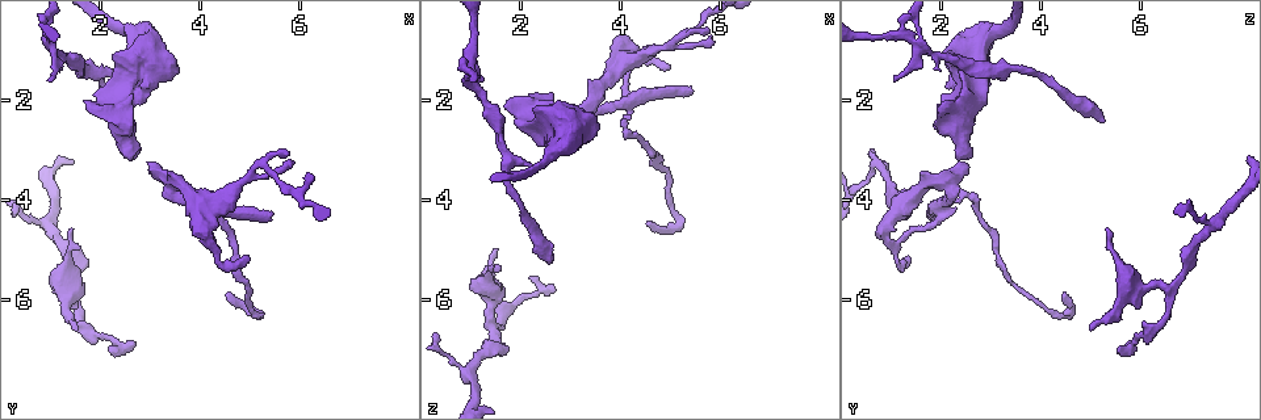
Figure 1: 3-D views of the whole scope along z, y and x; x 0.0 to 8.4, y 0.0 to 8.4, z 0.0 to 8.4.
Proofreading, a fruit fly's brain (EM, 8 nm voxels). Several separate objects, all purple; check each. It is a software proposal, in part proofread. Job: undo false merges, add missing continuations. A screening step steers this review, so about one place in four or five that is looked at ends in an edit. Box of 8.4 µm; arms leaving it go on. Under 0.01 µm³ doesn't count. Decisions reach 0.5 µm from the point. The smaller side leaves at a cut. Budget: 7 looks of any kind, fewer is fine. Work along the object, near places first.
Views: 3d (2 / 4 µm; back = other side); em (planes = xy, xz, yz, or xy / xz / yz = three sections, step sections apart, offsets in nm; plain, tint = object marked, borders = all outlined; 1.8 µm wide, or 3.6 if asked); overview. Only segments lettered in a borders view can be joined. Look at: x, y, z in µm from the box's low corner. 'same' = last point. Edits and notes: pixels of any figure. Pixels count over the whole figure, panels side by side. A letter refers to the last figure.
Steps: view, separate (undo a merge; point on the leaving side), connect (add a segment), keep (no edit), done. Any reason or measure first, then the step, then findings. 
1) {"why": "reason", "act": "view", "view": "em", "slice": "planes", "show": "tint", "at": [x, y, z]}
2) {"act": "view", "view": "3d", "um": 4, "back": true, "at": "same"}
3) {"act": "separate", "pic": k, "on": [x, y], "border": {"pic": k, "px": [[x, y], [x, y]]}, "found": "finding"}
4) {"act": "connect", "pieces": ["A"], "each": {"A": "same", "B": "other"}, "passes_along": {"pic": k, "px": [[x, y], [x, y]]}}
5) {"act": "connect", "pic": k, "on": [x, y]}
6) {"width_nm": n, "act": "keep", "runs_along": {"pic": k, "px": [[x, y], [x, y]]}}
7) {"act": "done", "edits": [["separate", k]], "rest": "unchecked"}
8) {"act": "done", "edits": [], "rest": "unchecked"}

{"why": "thin neck", "act": "view", "view": "3d", "um": 4, "at": [0.95, 4.50, 7.50]}

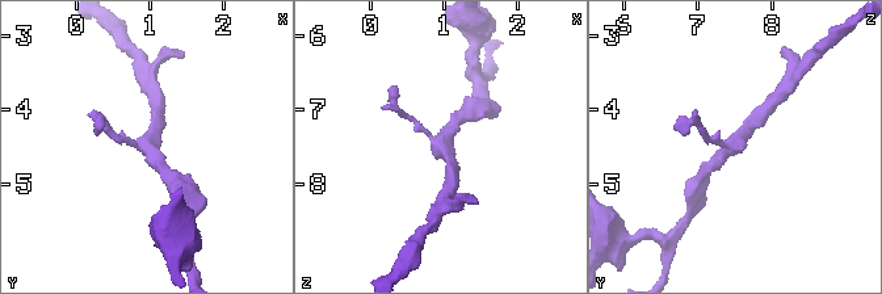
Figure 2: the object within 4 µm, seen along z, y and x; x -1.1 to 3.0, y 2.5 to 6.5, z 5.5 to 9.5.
{"act": "view", "view": "em", "slice": "planes", "show": "borders", "at": [0.95, 4.45, 7.45]}

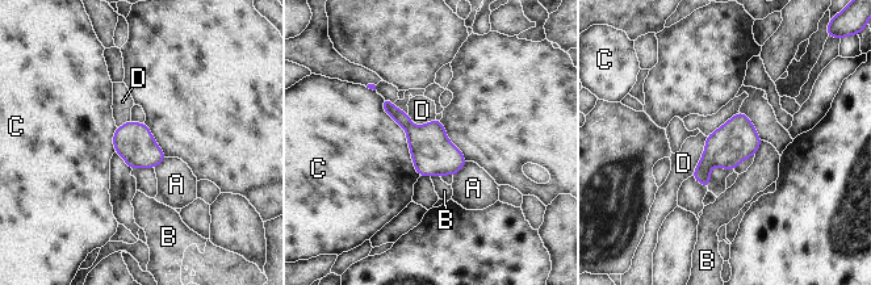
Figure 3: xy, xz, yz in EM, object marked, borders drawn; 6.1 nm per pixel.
{"width_nm": 240, "act": "keep", "each": {"A": "other", "B": "other", "C": "other", "D": "other"}, "border": {"pic": 3, "px": [[707, 137], [704, 151], [691, 175]]}, "found": "one neuron here"}

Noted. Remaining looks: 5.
{"why": "abrupt turn", "act": "view", "view": "3d", "um": 4, "at": [5.20, 6.30, 4.50]}

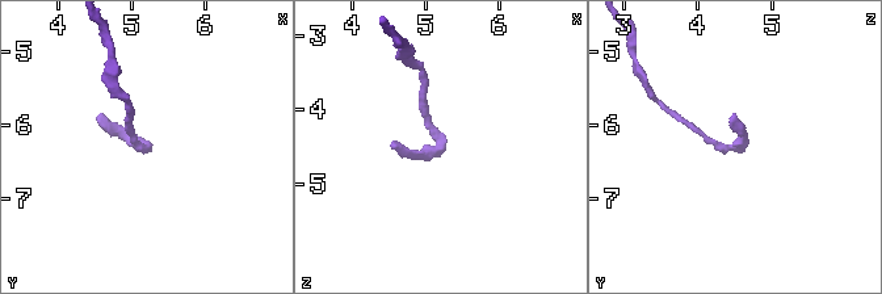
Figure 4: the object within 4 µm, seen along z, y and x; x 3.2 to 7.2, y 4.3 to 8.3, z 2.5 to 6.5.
{"act": "view", "view": "em", "slice": "yz", "step": 4, "show": "tint", "at": [5.15, 6.30, 4.50]}

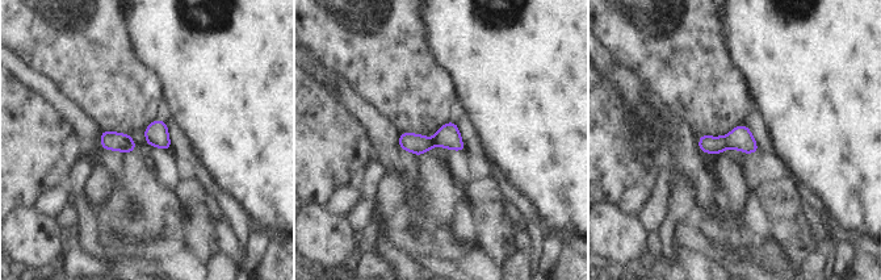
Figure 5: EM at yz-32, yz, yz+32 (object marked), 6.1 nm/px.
{"act": "view", "view": "em", "slice": "planes", "show": "borders", "at": "same"}

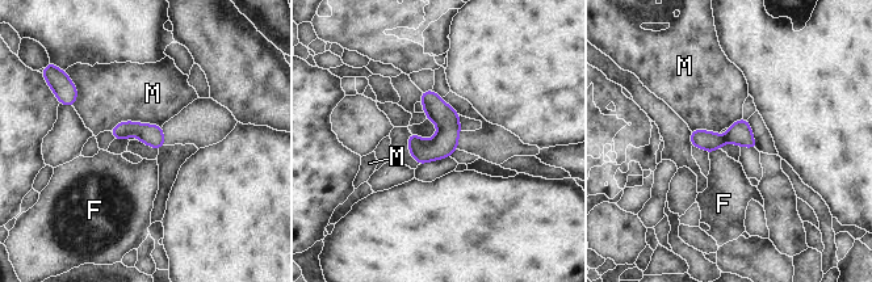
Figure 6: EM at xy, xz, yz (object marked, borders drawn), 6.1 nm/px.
{"longest_contact_nm": ["M", 320], "act": "keep", "each": {"F": "other", "M": "other"}, "runs_along": {"pic": 6, "px": [[428, 93], [443, 138], [420, 160]]}, "found": "continuous, no second neuron"}

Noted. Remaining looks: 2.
{"why": "stops while still wide", "act": "view", "view": "em", "slice": "xz", "step": 8, "show": "tint", "at": [2.70, 3.20, 2.55]}

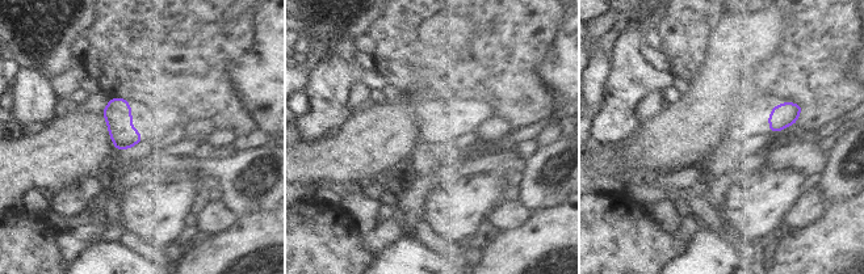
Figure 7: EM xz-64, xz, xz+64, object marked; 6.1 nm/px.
{"act": "view", "view": "em", "slice": "planes", "show": "borders", "at": "same"}

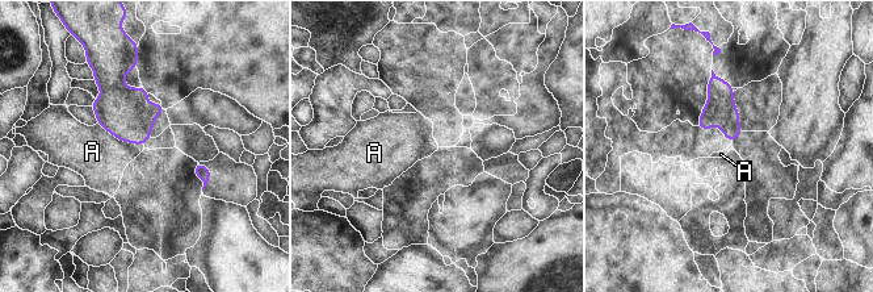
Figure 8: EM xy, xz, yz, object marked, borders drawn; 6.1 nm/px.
{"act": "keep", "each": {"A": "other"}, "found": "none of them fits"}

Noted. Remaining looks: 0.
{"act": "done", "edits": [], "rest": "unchecked"}

